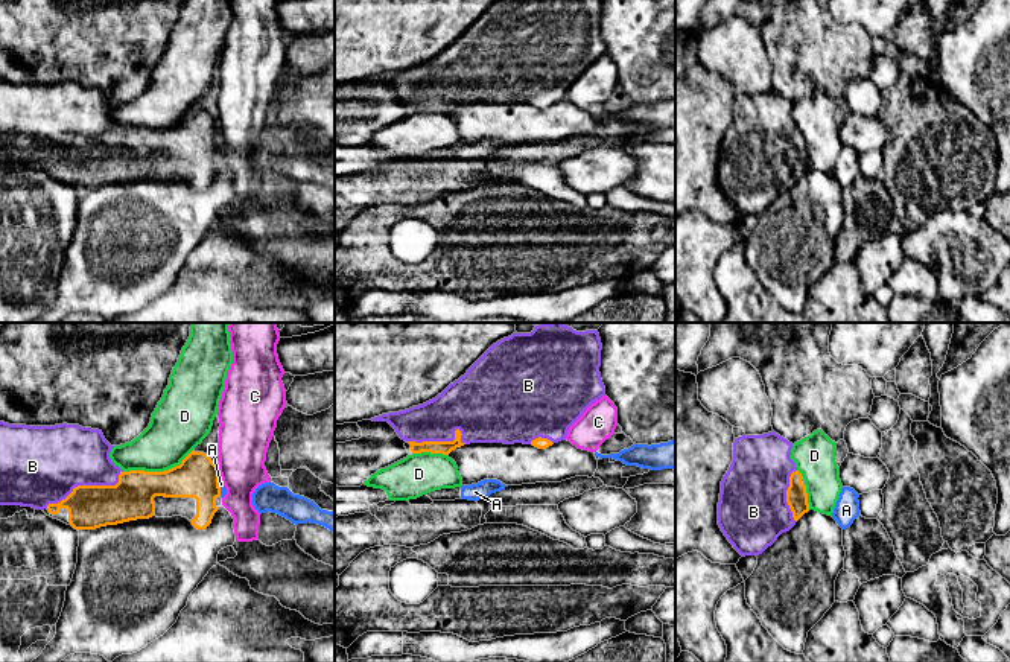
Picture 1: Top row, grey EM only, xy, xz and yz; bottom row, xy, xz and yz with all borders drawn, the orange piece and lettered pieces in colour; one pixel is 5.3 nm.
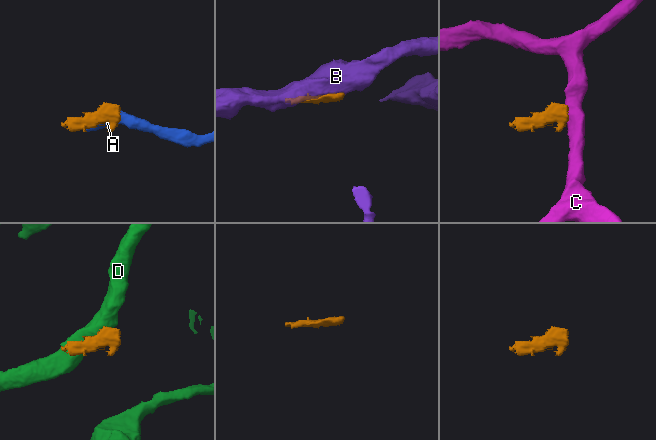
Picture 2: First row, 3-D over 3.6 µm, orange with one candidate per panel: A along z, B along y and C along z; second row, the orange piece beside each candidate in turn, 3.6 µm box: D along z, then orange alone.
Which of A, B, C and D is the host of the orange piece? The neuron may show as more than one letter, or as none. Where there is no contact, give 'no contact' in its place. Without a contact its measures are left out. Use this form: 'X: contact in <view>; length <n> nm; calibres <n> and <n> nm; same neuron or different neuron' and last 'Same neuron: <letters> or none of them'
A: contact in xy; length 100 nm; calibres 220 and 30 nm; different neuron
B: contact in xy; length 460 nm; calibres 240 and 400 nm; same neuron
C: contact in xy; length 70 nm; calibres 220 and 280 nm; different neuron
D: contact in xy; length 380 nm; calibres 220 and 280 nm; different neuron
Same neuron: B

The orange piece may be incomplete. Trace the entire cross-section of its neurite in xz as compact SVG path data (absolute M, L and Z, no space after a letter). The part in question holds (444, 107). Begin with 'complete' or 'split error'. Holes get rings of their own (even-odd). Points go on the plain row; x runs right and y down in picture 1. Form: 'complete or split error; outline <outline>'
split error; outline M497 0L458 40L435 58L399 72L371 78L388 81L399 96L411 103L412 113L430 111L449 114L470 102L532 103L546 108L566 99L569 87L602 55L601 0Z

